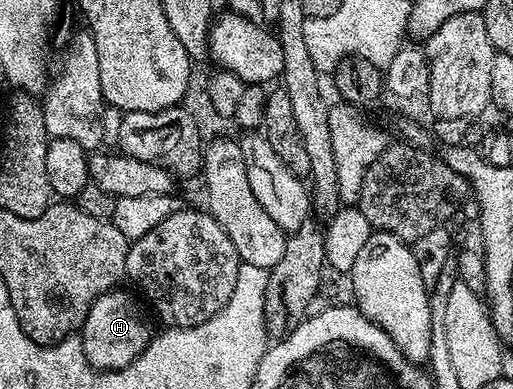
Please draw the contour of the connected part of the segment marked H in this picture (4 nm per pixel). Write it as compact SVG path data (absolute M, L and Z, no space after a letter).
M113 290L102 294L90 306L90 314L86 314L84 327L78 335L82 342L82 350L86 354L86 362L92 368L99 368L102 372L113 372L119 368L130 366L142 350L152 341L154 329L148 325L142 309L136 305L136 300L128 292Z

